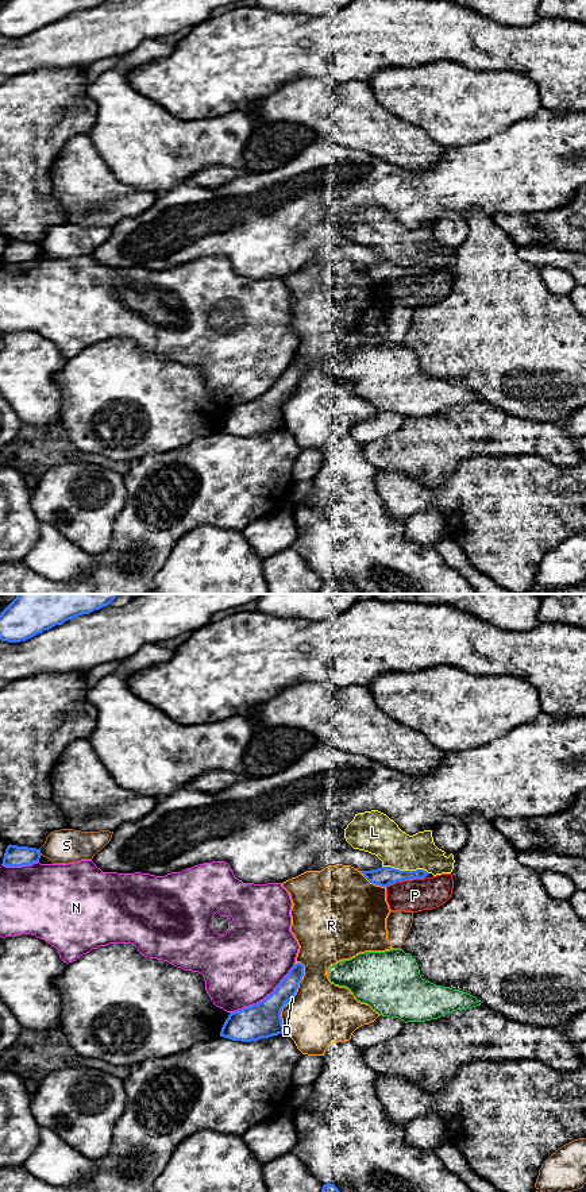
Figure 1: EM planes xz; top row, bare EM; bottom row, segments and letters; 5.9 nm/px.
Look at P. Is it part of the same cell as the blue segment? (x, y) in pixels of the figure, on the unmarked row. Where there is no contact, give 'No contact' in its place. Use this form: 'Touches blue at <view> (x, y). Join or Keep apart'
Touches blue at xz (405, 274). Keep apart

